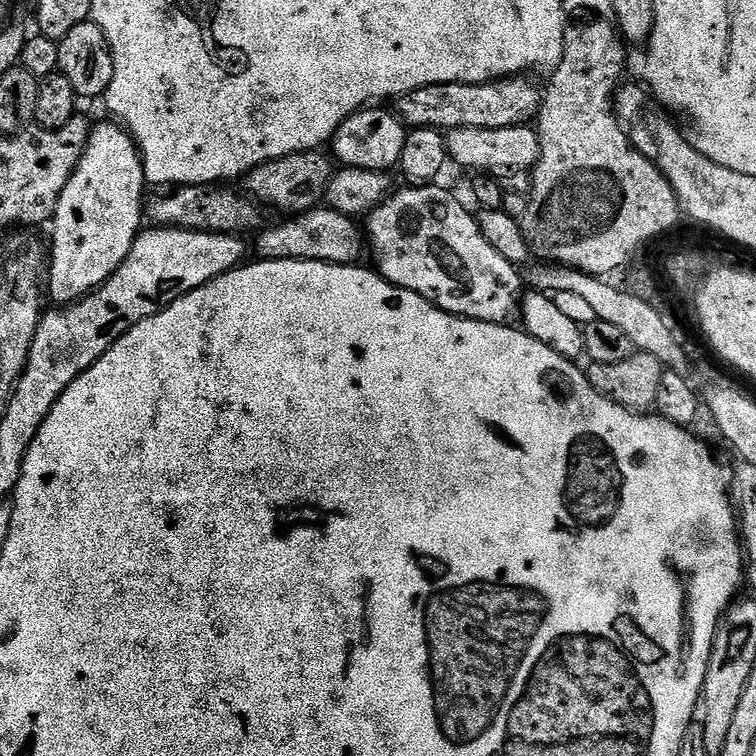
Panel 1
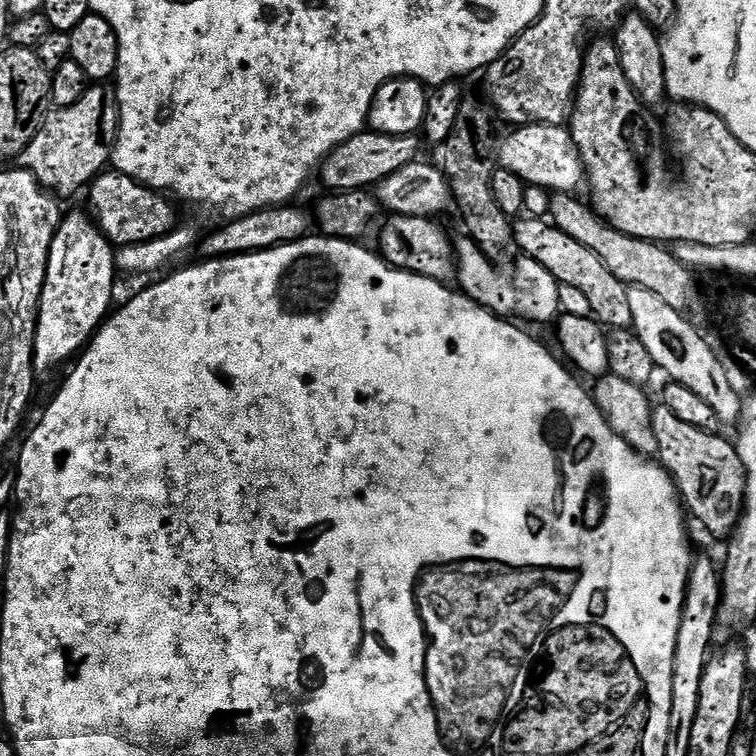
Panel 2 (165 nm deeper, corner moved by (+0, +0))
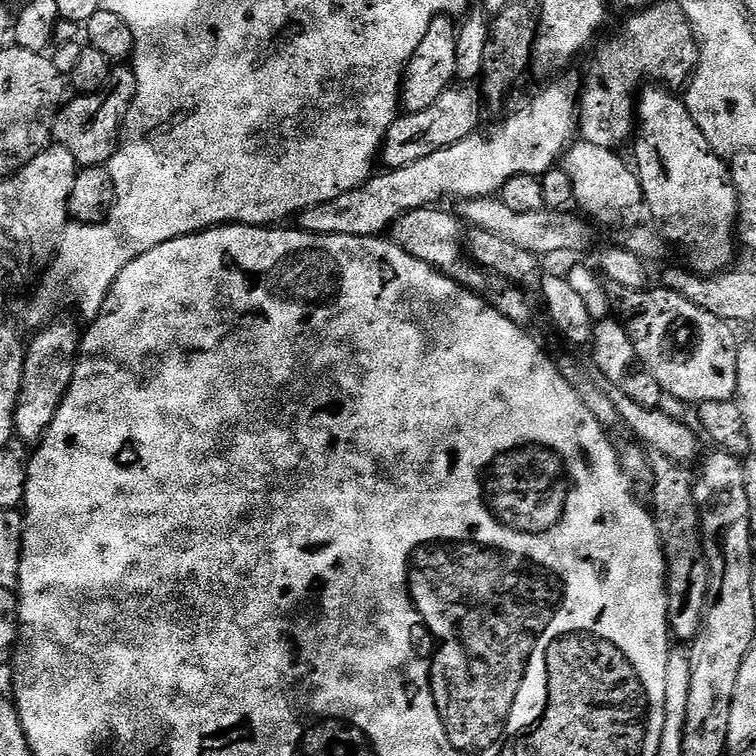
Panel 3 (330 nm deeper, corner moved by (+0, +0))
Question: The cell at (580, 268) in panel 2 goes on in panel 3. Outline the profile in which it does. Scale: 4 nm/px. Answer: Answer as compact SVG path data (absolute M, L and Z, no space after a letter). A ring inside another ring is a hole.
M612 280L606 284L608 296L614 305L614 312L628 330L628 336L636 351L636 360L647 372L654 374L669 397L685 400L688 404L699 406L706 402L726 402L736 395L738 386L738 354L740 344L734 333L733 325L728 321L702 310L702 306L694 306L690 298L678 294L672 288L657 286L647 290L626 289Z

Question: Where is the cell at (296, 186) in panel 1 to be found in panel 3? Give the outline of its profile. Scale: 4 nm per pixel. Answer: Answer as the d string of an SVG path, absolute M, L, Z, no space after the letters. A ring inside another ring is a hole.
M460 82L451 88L447 88L442 94L442 98L438 98L438 102L434 102L434 106L429 106L426 110L418 110L417 112L404 112L393 122L387 125L386 131L382 136L382 143L378 153L379 163L388 170L402 170L402 166L410 166L413 162L418 162L422 158L427 158L429 154L434 154L438 150L446 150L450 146L454 146L454 142L462 142L462 138L473 135L477 131L476 128L480 124L480 104L482 105L482 92L479 87L473 86L468 82Z

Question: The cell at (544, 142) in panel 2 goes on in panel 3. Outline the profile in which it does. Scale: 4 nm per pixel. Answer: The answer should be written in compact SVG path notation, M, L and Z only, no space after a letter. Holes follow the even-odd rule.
M576 142L563 157L562 167L572 179L572 195L575 203L580 203L579 211L585 217L591 218L597 225L600 223L608 228L627 230L637 227L643 221L640 219L645 219L646 209L640 177L636 175L633 165L629 161L627 164L620 155L619 151L611 148Z

